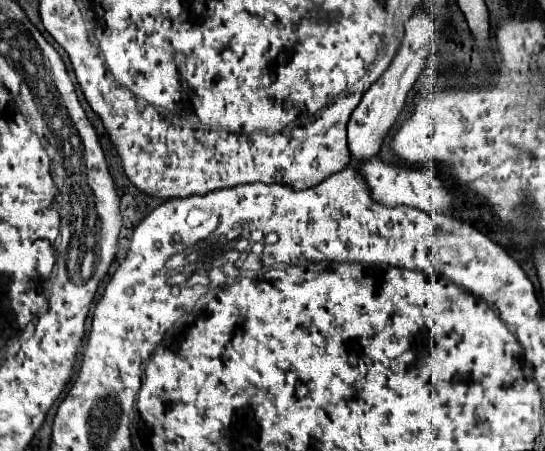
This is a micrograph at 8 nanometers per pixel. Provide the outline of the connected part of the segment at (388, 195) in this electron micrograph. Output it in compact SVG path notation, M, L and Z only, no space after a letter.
M380 157L370 159L368 163L362 165L362 173L372 189L372 197L380 201L382 205L410 205L416 209L424 209L428 213L450 213L452 207L452 197L444 189L442 181L438 179L438 173L434 169L400 169L392 167L380 161Z

